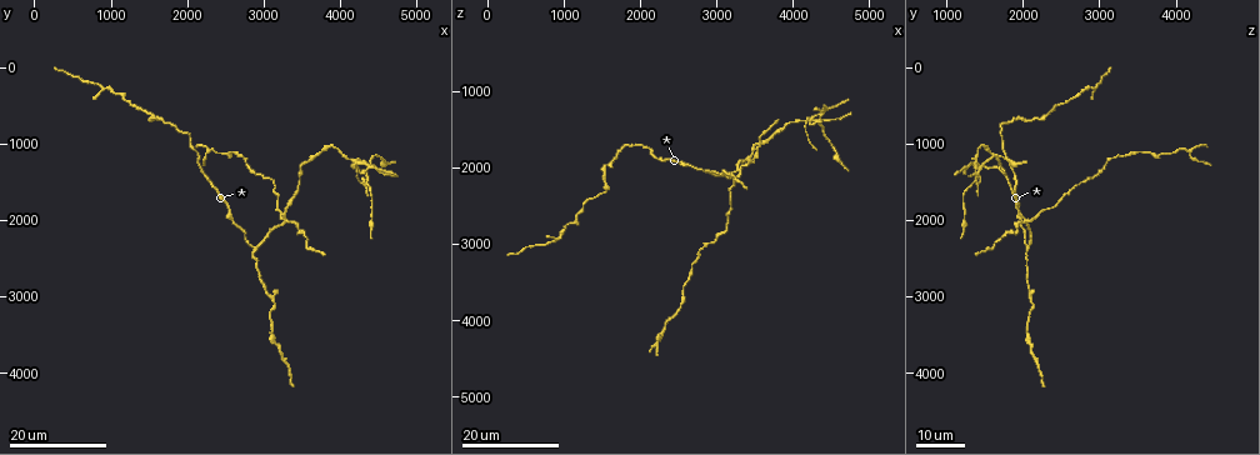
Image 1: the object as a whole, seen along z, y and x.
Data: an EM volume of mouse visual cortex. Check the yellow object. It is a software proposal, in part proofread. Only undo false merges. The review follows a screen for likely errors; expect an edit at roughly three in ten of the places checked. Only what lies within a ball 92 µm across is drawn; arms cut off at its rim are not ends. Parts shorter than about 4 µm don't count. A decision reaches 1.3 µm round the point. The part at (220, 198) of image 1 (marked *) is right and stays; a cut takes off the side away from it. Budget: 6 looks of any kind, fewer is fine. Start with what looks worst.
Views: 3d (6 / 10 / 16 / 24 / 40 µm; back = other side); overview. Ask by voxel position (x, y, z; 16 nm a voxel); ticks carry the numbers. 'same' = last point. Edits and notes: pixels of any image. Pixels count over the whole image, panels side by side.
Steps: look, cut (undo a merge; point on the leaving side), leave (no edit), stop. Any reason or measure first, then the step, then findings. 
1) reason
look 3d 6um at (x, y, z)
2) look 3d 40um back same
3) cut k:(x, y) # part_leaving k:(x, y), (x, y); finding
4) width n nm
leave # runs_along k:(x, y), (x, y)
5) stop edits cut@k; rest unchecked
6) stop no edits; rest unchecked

look 3d 16um at (4200, 1250, 1400)

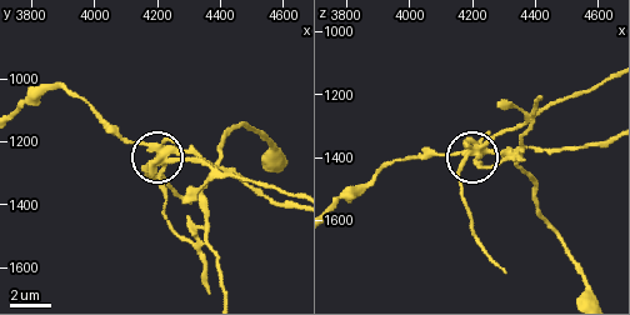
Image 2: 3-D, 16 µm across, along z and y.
closer look
look 3d 6um same

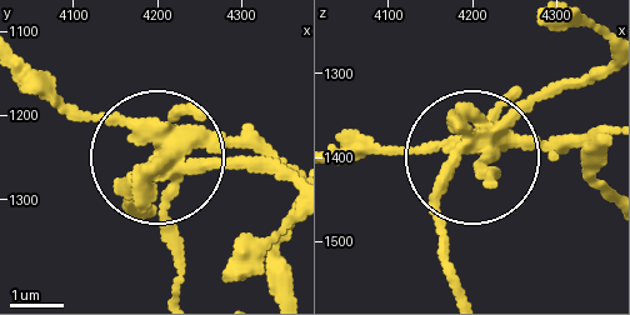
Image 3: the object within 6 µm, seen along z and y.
side_arm 10 um
cut 3:(175, 226) # part_leaving 3:(179, 160), (165, 209), (179, 290); two neurons meet here

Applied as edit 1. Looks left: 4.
four or more arms meet
look 3d 24um at (3300, 2000, 2000)

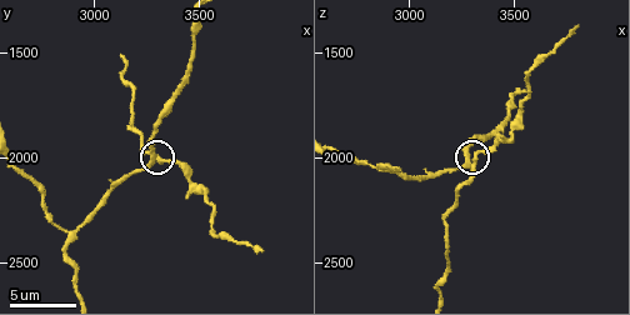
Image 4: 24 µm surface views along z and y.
look 3d 10um at (3300, 2000, 2040)

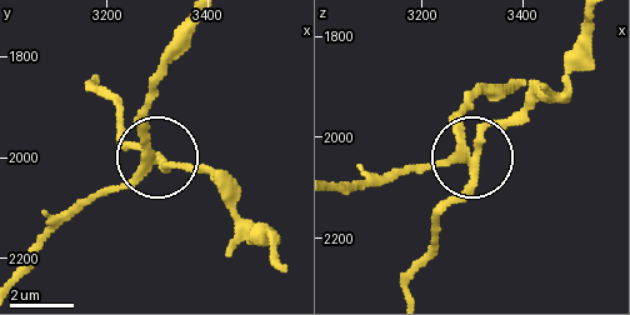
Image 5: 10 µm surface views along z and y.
width 260 nm
cut 5:(453, 201) # part_leaving 5:(471, 161), (469, 183), (441, 215), (409, 288); two neurons meet here

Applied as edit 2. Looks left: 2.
stop edits cut@3, cut@5; rest unchecked

